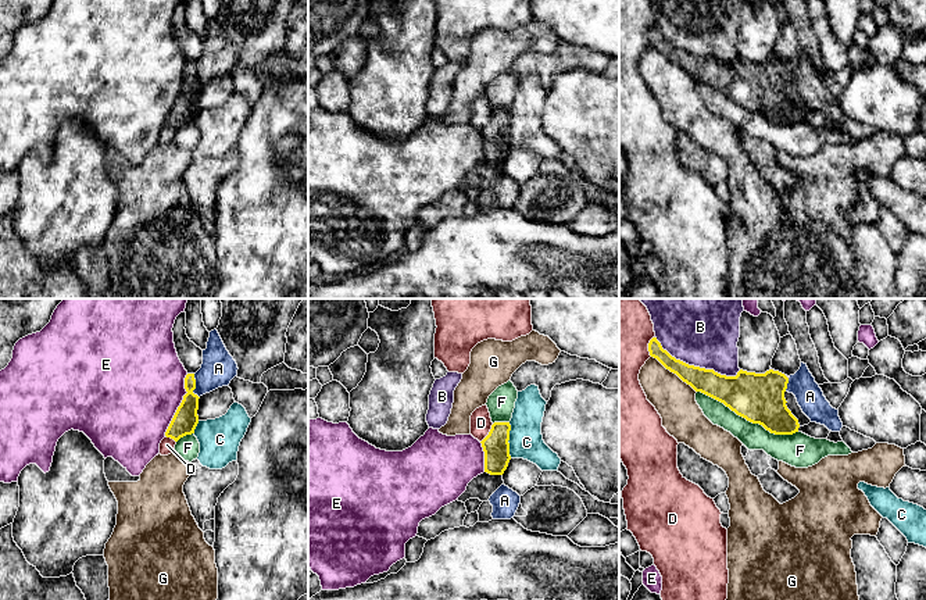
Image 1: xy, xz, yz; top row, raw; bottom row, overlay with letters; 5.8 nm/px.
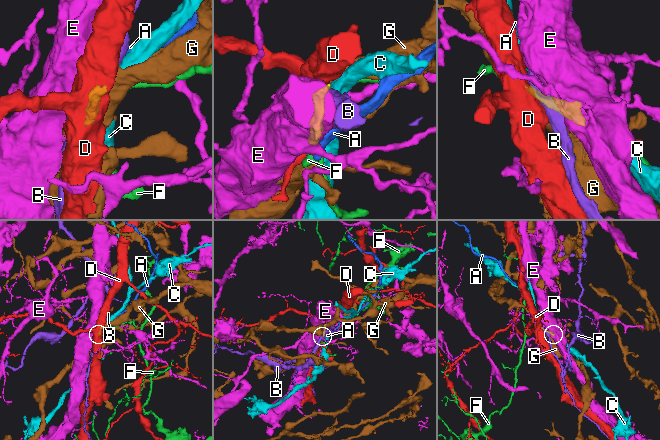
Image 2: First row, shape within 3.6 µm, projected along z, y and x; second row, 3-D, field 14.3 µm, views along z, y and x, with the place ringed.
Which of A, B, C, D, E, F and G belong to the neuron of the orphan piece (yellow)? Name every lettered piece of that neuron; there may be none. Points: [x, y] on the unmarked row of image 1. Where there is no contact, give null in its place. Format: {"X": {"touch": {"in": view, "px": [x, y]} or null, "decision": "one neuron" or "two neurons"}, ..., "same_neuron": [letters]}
{"A": {"touch": {"in": "xy", "px": [195, 75]}, "decision": "two neurons"}, "B": {"touch": {"in": "yz", "px": [696, 56]}, "decision": "two neurons"}, "C": {"touch": {"in": "xz", "px": [508, 128]}, "decision": "two neurons"}, "D": {"touch": {"in": "yz", "px": [649, 35]}, "decision": "two neurons"}, "E": {"touch": {"in": "xy", "px": [181, 93]}, "decision": "two neurons"}, "F": {"touch": {"in": "yz", "px": [747, 109]}, "decision": "two neurons"}, "G": {"touch": {"in": "yz", "px": [674, 61]}, "decision": "two neurons"}, "same_neuron": []}

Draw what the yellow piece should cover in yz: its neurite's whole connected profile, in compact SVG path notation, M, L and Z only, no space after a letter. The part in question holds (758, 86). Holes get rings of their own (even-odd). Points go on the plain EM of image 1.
M657 26L648 32L650 44L666 58L676 62L696 81L701 81L729 96L752 112L762 114L775 124L793 124L811 108L802 101L793 82L789 82L789 67L769 58L765 62L740 58L736 65L726 65L672 46Z

